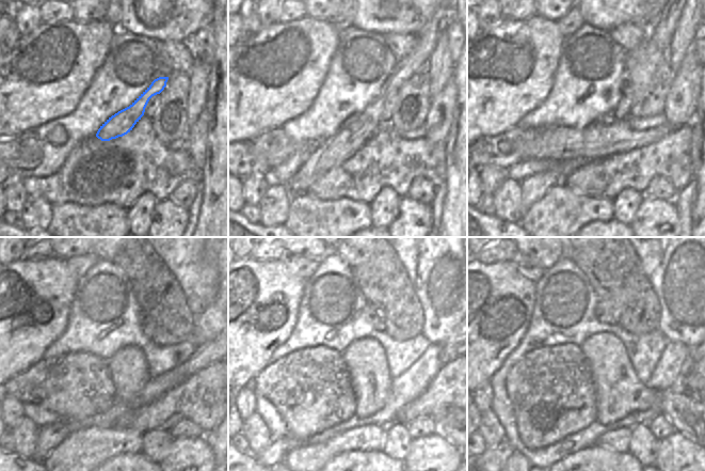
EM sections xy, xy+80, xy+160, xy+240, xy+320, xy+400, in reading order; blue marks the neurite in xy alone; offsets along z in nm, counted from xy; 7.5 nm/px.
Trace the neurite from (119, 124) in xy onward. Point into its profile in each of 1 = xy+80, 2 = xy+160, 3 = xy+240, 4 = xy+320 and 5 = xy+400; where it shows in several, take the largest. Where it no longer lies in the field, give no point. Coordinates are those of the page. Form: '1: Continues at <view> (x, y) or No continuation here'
1: Continues at xy+80 (359, 127)
2: Continues at xy+160 (598, 139)
3: Continues at xy+240 (49, 436)
4: Continues at xy+320 (275, 452)
5: Continues at xy+400 (499, 454).

